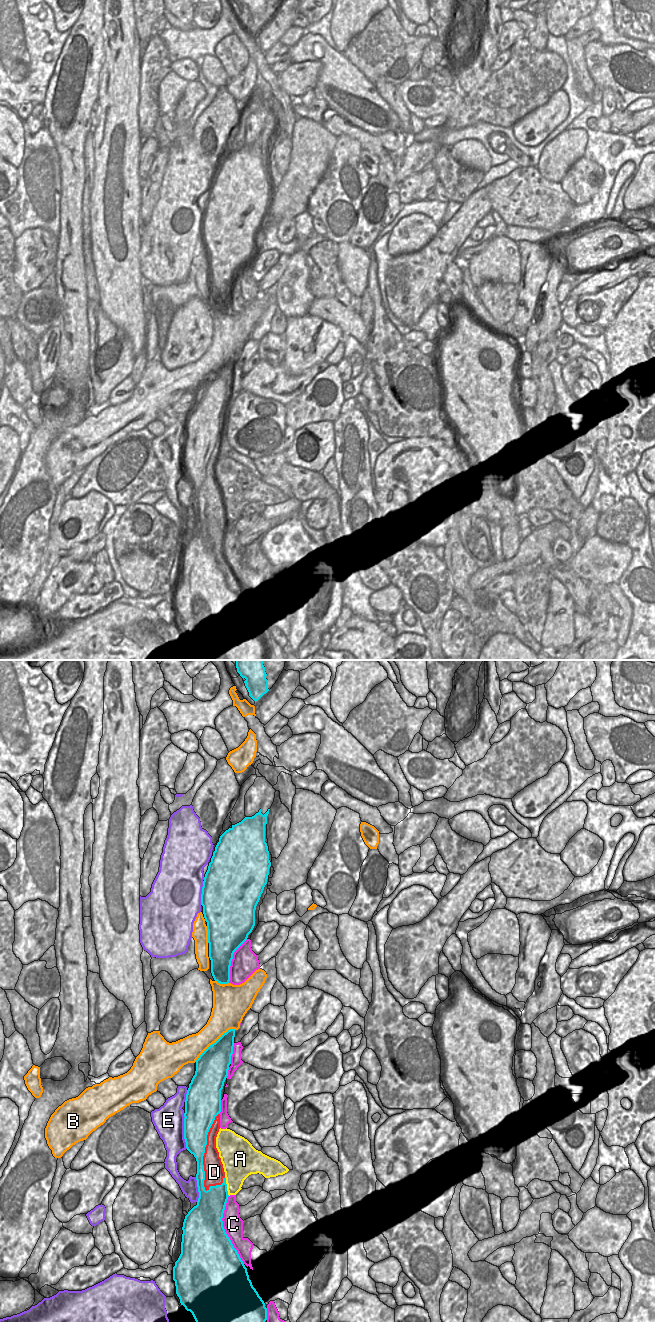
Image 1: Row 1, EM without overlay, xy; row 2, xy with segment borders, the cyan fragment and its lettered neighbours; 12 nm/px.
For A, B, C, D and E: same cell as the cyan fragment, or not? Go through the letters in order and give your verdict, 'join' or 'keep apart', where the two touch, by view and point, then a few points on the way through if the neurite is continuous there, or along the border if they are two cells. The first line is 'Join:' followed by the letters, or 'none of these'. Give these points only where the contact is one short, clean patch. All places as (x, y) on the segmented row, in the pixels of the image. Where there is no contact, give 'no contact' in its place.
Join: D
A: keep apart; meets cyan in xy at (226, 1186)
B: keep apart; meets cyan in xy at (215, 1042)
C: keep apart; meets cyan in xy at (224, 1230)
D: join; meets cyan in xy at (204, 1152)
E: keep apart; meets cyan in xy at (184, 1131)

